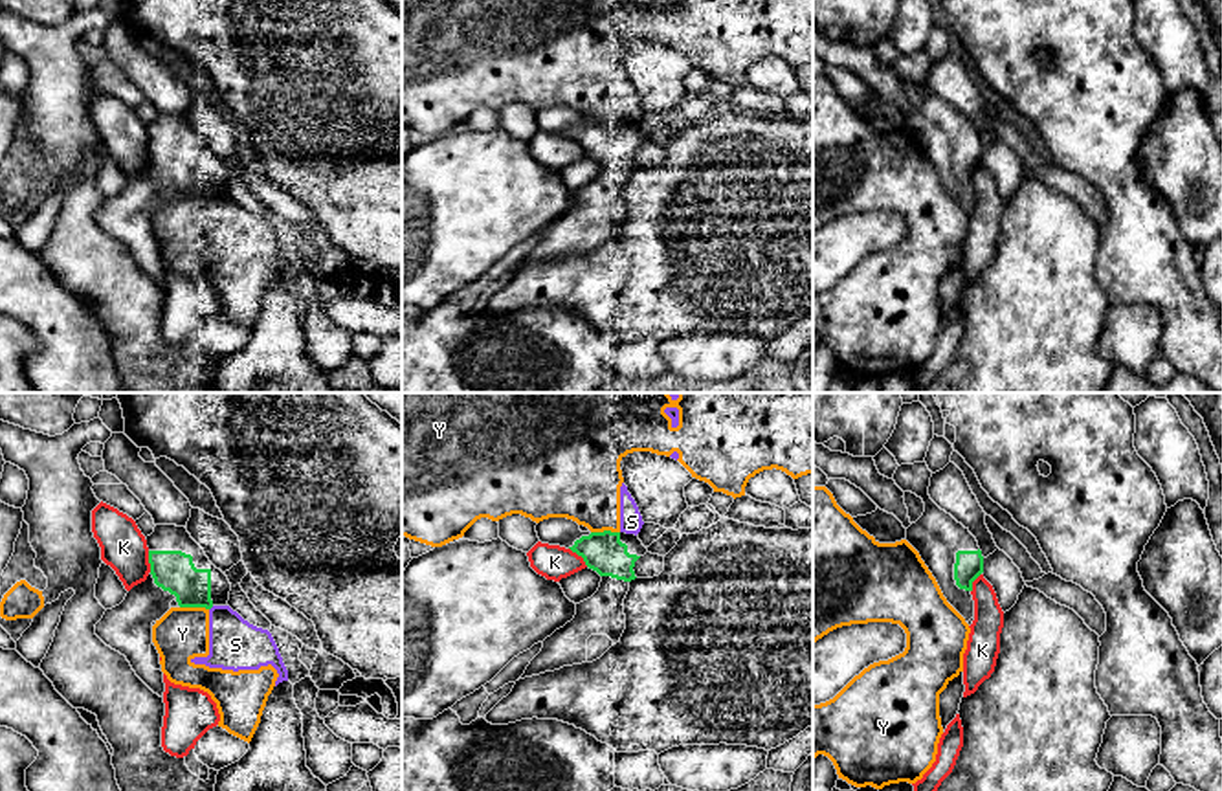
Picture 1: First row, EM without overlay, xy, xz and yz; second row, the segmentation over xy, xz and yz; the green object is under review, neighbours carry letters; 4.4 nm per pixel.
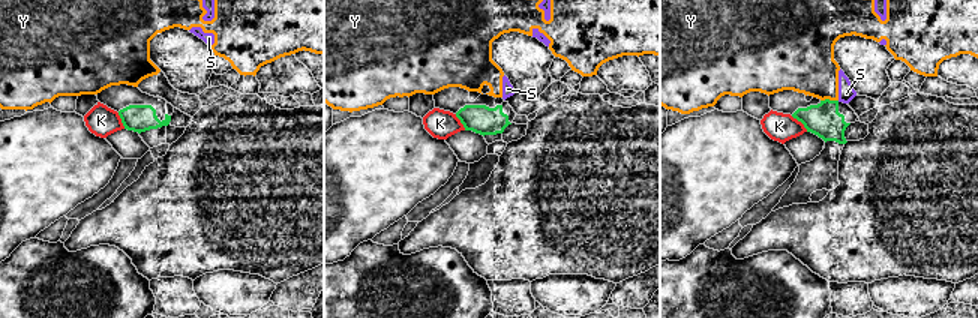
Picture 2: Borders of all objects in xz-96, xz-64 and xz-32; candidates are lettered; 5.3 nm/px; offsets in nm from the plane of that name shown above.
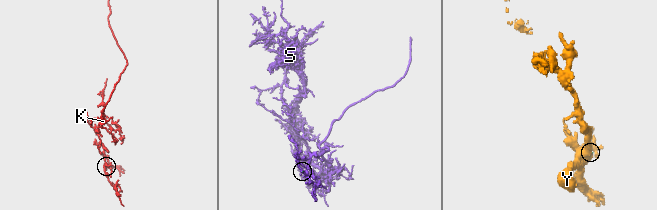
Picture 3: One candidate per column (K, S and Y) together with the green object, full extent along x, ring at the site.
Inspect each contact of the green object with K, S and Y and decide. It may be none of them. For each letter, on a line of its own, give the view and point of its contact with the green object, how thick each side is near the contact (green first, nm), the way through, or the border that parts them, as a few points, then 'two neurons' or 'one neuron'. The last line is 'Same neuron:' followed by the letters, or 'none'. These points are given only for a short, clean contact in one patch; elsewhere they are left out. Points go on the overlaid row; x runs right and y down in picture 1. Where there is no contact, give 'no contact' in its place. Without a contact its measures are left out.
K: xz (580, 555) | 180/150 nm | two neurons
S: no contact | two neurons
Y: xy (195, 606) | 180/240 nm | two neurons
Same neuron: none

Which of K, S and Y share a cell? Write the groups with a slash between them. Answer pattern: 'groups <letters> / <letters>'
groups K / S Y

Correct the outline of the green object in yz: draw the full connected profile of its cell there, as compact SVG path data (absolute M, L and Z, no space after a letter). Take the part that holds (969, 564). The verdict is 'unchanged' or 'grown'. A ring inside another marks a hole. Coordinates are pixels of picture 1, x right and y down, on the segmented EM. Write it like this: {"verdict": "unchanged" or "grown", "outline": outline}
{"verdict": "grown", "outline": "M927 462L901 464L894 473L903 492L925 503L923 516L906 529L906 541L936 578L947 602L969 622L974 617L972 582L983 573L976 538L928 496L932 472Z"}

